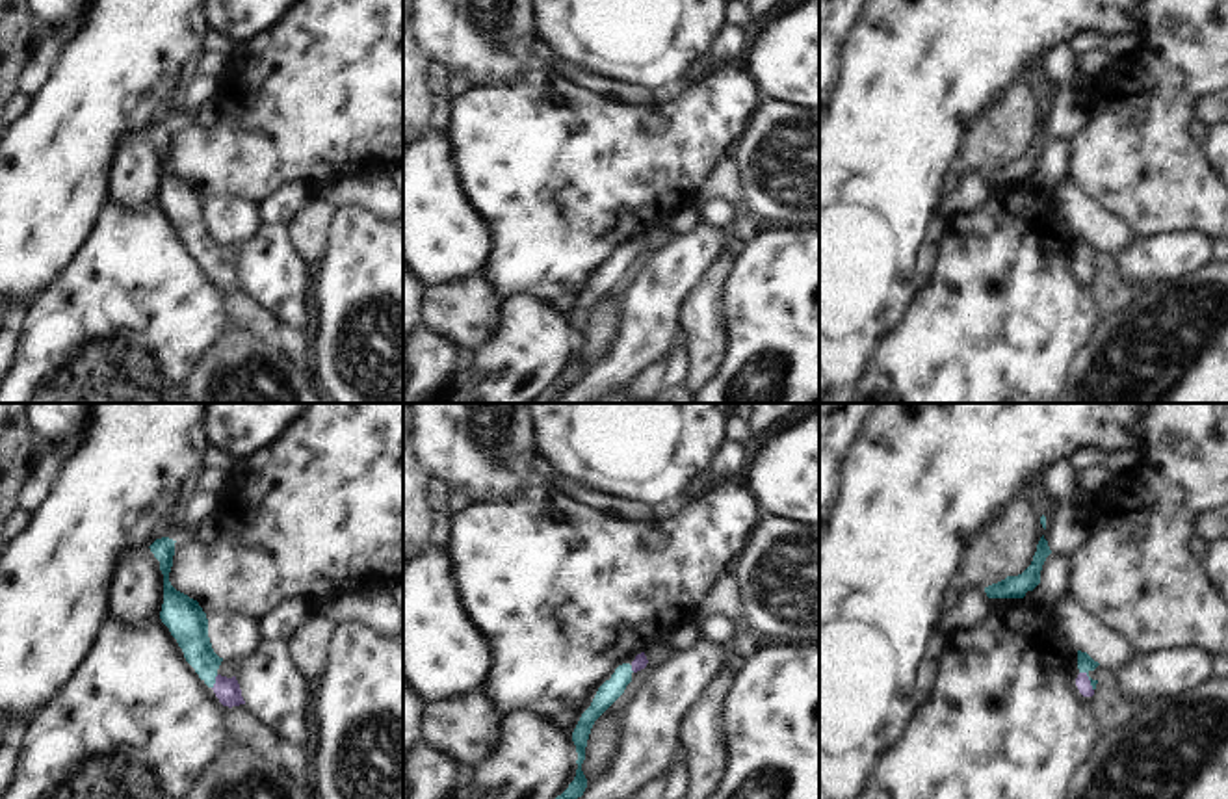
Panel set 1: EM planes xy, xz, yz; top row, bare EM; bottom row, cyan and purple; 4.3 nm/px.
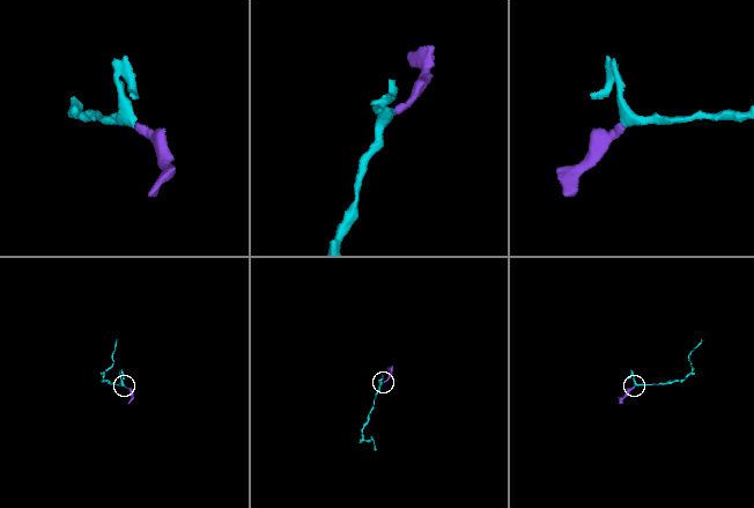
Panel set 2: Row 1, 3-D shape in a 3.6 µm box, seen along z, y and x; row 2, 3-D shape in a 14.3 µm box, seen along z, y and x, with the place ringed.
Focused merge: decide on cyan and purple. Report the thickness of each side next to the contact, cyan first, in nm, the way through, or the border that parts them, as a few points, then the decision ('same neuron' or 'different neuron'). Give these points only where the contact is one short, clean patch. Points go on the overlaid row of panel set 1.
70 nm thick on the cyan side, 60 nm on the other; runs through yz (1085, 664), (1089, 679), (1084, 684); same neuron

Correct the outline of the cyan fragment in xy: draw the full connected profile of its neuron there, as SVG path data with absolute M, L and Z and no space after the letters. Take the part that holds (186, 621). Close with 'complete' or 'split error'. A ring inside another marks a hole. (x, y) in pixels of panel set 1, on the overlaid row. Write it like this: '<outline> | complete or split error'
M162 537L149 546L160 561L160 570L163 574L163 604L160 619L176 639L186 661L195 669L199 678L214 689L219 702L229 708L245 704L236 676L227 678L217 673L223 658L212 648L206 613L197 600L176 591L169 582L175 543L176 541L169 537Z | split error

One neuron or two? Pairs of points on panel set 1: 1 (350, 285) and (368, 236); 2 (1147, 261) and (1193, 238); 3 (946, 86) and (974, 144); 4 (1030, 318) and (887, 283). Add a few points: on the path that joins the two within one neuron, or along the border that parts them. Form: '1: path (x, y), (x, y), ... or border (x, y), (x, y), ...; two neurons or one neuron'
1: path (361, 274), (368, 266), (368, 248); one neuron
2: path (1158, 257), (1169, 257), (1182, 249); one neuron
3: border (994, 91), (965, 125), (957, 158); two neurons
4: border (918, 290), (894, 327); two neurons

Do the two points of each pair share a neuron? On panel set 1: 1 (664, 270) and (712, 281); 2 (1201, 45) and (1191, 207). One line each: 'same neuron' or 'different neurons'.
1: different neurons
2: same neuron

